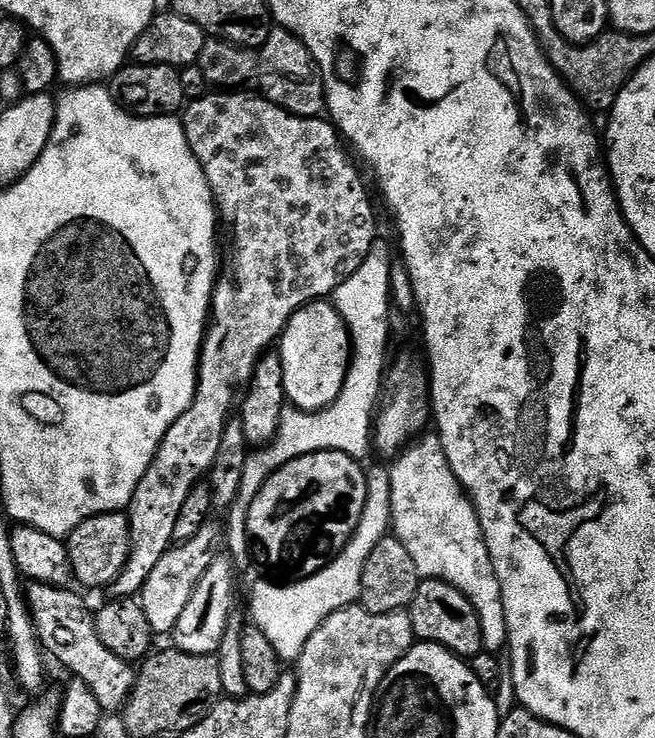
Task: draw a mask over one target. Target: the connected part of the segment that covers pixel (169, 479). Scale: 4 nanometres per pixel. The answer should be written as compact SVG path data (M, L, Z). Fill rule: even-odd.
M220 90L215 94L199 96L197 100L191 101L182 112L182 123L188 145L198 158L198 162L206 174L219 215L223 219L225 216L226 219L232 220L232 269L225 276L223 273L212 289L211 315L204 333L204 344L200 347L200 367L196 369L194 402L186 410L186 414L182 414L182 418L175 420L170 426L170 430L166 430L155 458L150 462L142 482L138 482L138 486L132 495L132 503L126 509L130 522L132 545L130 546L126 566L118 574L115 584L111 585L110 588L111 595L116 598L132 598L139 594L144 589L146 578L150 578L150 574L154 571L154 566L158 566L162 554L166 554L168 549L173 547L174 522L178 519L178 513L182 511L182 502L186 502L186 494L190 494L192 487L201 483L202 478L211 473L214 458L218 458L218 446L222 446L222 434L226 430L228 421L233 419L234 409L238 404L238 393L251 380L256 363L262 359L265 352L269 351L279 341L280 335L284 333L286 322L290 322L290 318L300 307L309 304L312 300L331 297L332 293L336 291L336 287L343 282L345 276L354 274L354 270L358 270L358 266L362 266L362 258L366 258L370 246L378 238L376 212L372 209L372 200L368 197L368 188L364 185L359 170L352 165L351 158L344 153L345 145L342 143L342 137L336 125L324 118L295 116L287 112L285 108L279 108L276 104L271 104L264 99L263 95L255 94L256 96L251 96L250 93L244 91L248 90Z

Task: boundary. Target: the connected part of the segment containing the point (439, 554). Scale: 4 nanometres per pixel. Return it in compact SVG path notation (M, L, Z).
M421 435L399 456L395 457L394 464L396 464L396 468L391 469L392 481L390 482L391 531L402 542L402 546L406 546L410 558L414 558L414 566L421 578L444 580L459 590L472 603L482 626L484 651L503 653L508 643L508 626L506 610L502 606L502 590L498 586L498 578L494 574L494 562L490 562L490 550L484 541L476 508L468 499L468 493L465 492L464 487L458 482L450 462L446 458L446 450L442 450L439 436Z

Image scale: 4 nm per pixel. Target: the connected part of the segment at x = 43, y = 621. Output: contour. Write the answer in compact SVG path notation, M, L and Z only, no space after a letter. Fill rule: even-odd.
M29 583L26 588L28 611L32 613L32 621L40 639L40 647L49 657L52 656L60 664L65 664L77 680L86 682L94 698L104 707L105 713L119 713L128 703L132 687L136 685L137 669L118 654L110 654L106 646L98 638L96 621L93 613L88 612L79 591L71 592L71 587Z

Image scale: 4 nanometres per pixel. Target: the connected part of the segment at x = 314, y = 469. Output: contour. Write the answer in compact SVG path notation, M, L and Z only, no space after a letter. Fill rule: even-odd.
M315 452L306 454L286 466L282 466L268 481L262 486L262 490L254 498L254 502L248 511L248 538L254 545L256 543L256 556L272 572L277 572L277 577L287 578L289 581L303 580L305 576L313 576L315 572L320 572L326 565L333 560L344 547L352 541L354 530L358 530L358 522L362 518L362 510L366 510L366 472L362 467L361 461L353 456L347 456L341 452Z

